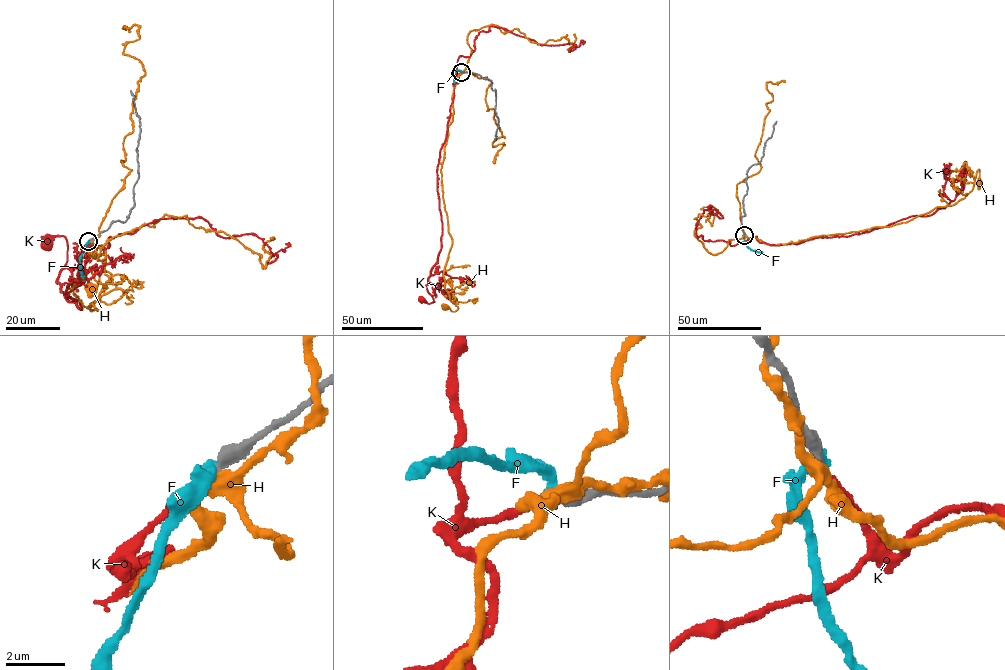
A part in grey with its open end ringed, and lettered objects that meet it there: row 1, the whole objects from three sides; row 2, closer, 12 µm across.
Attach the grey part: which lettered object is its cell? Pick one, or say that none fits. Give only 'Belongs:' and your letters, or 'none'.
Belongs: none

